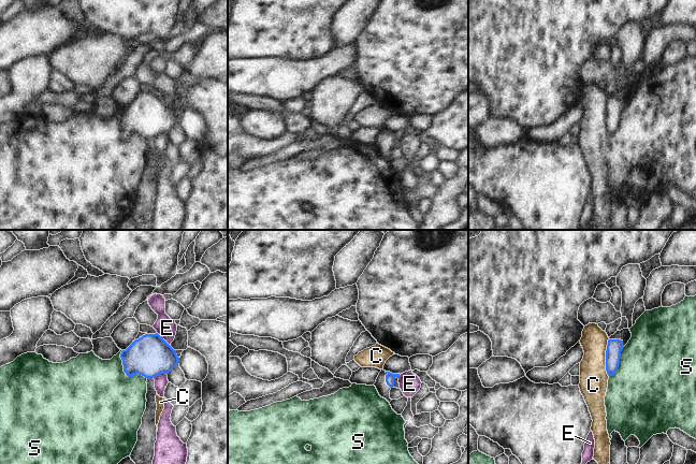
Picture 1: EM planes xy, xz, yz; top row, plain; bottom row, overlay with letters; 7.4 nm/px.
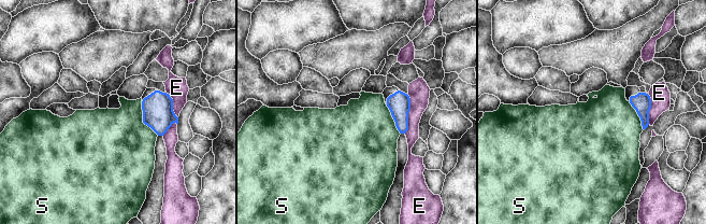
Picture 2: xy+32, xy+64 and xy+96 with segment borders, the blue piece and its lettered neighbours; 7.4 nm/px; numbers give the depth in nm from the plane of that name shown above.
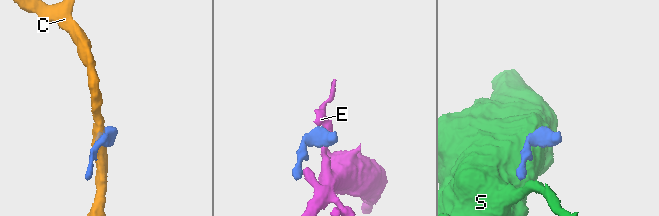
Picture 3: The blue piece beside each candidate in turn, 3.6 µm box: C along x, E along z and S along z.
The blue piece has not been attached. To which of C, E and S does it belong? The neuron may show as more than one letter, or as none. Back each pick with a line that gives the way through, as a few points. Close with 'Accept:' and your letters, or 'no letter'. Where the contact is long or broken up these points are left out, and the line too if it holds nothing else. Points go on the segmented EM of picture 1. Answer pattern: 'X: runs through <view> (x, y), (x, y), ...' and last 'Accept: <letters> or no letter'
Accept: no letter

